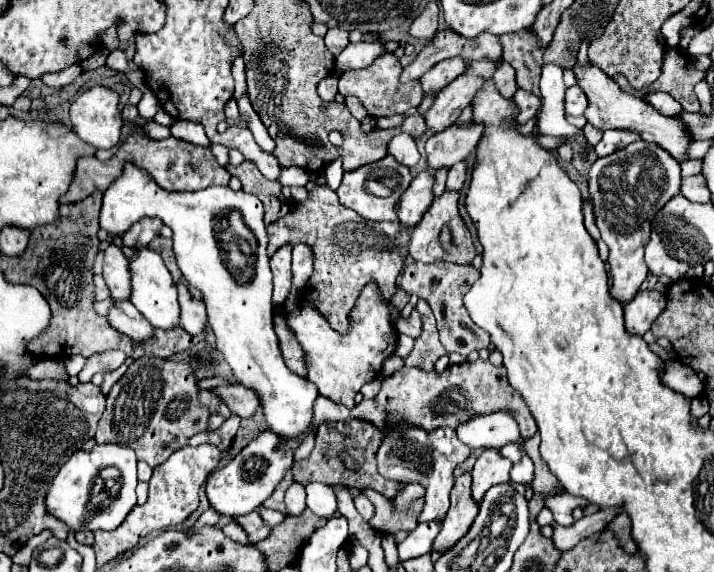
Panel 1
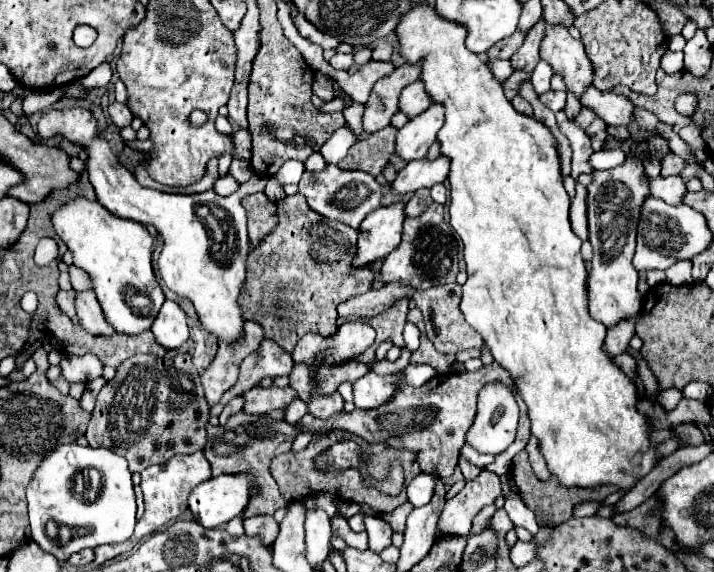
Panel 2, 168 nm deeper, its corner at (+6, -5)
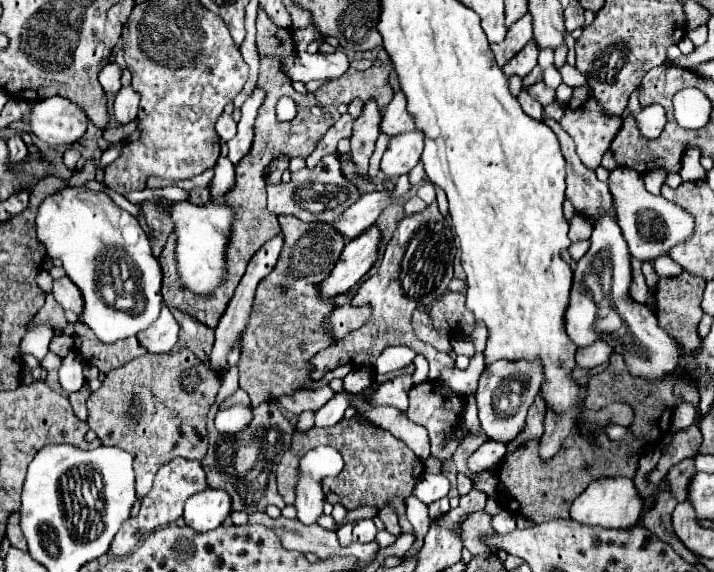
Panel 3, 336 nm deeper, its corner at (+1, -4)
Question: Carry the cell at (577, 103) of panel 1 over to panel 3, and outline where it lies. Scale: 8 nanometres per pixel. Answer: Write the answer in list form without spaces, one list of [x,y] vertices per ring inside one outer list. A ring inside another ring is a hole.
[[[536,83],[536,85],[528,87],[528,93],[530,93],[536,101],[540,101],[544,107],[546,107],[546,105],[552,105],[552,103],[556,101],[556,89],[546,87],[544,83]]]

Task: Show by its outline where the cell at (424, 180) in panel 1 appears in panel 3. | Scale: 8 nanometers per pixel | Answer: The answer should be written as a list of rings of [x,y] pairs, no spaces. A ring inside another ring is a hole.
[[[376,225],[366,229],[356,239],[348,241],[348,245],[344,247],[330,277],[322,281],[320,293],[326,297],[330,297],[330,295],[336,297],[340,293],[346,293],[378,261],[380,245],[382,245],[382,231]]]

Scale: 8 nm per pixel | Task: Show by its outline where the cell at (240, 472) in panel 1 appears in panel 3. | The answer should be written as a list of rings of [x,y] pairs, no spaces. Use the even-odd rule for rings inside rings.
[[[206,489],[192,495],[184,507],[184,521],[192,529],[204,533],[216,529],[230,517],[230,495],[222,489]]]

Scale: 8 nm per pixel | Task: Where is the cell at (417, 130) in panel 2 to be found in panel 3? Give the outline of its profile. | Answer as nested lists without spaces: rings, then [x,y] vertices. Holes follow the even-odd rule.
[[[418,129],[394,135],[382,157],[380,169],[388,179],[398,179],[400,175],[410,173],[412,167],[420,161],[422,147],[424,147],[424,135]]]

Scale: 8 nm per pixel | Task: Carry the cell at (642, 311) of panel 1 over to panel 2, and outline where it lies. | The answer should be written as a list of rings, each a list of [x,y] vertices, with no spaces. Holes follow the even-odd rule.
[[[631,320],[629,324],[617,324],[617,328],[609,328],[603,342],[605,354],[619,356],[621,352],[625,352],[633,334],[635,334],[635,320]]]

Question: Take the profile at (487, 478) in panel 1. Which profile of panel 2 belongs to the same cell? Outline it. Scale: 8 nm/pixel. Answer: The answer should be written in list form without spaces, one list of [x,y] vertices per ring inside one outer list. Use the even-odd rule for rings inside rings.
[[[481,470],[481,474],[475,480],[467,482],[465,488],[455,498],[447,500],[445,510],[437,524],[435,540],[455,538],[455,536],[467,538],[475,514],[483,506],[493,504],[493,500],[499,496],[503,496],[499,476]]]

